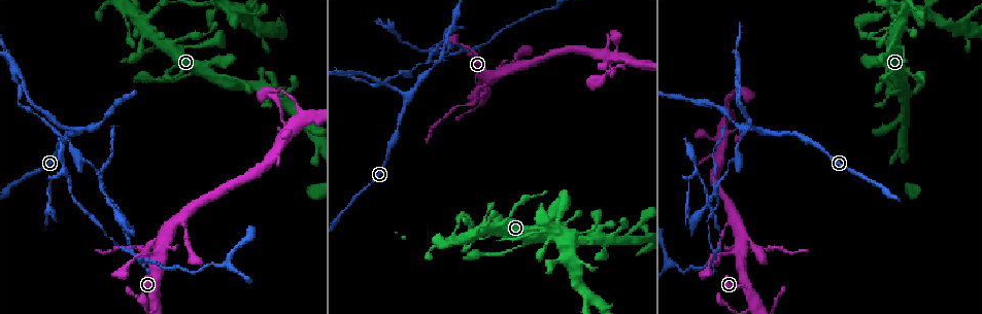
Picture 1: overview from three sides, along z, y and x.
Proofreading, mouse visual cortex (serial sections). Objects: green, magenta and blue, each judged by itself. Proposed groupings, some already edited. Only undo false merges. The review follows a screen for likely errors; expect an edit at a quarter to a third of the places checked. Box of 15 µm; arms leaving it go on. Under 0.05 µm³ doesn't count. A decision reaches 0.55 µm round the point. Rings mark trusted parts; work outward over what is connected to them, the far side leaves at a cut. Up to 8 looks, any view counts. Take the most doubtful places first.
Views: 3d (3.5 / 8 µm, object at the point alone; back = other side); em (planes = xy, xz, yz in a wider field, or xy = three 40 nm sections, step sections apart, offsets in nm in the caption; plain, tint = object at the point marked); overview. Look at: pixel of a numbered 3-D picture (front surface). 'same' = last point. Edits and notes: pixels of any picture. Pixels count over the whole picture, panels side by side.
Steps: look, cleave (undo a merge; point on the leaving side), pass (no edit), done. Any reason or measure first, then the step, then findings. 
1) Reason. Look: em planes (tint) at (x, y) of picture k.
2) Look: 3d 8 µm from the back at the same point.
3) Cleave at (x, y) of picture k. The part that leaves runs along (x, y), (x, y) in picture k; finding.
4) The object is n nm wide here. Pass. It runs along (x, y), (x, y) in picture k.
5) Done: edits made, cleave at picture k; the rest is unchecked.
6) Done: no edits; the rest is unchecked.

Calibre changes. Look: 3d 3.5 µm from the back at (146, 248) of picture 1.

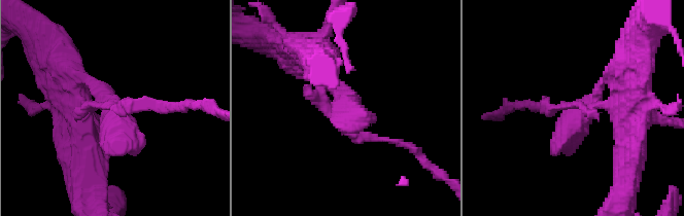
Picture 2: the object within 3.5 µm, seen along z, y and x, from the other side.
Shape alone is not enough. Look: em xy step 1 (tint) at (582, 108) of picture 2.

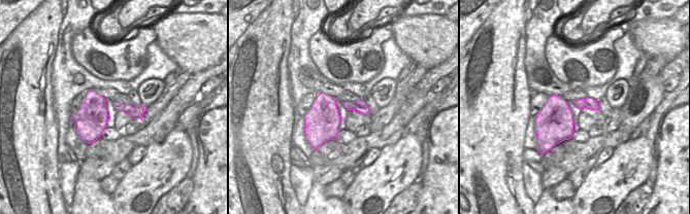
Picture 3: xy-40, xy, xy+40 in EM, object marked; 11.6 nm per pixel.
Cleave at (147, 105) of picture 2. Two cells meet here.

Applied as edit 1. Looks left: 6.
Redraw. Look: overview.

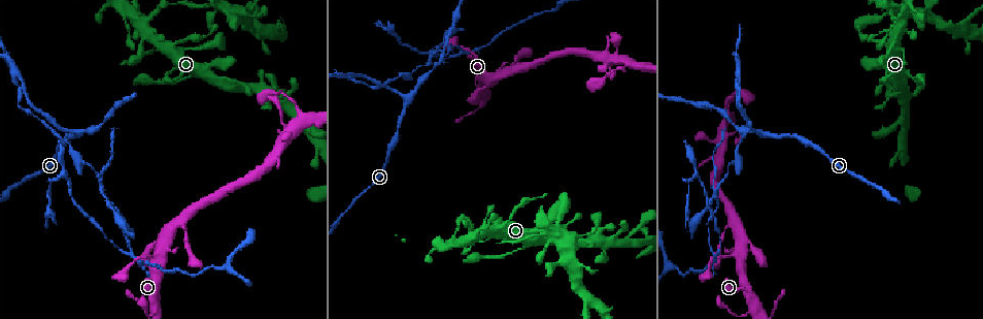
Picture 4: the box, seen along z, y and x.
Look: 3d 3.5 µm at (166, 75) of picture 4.

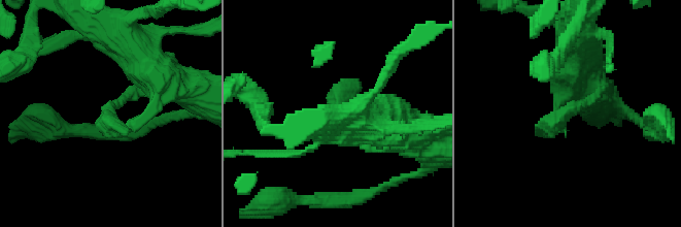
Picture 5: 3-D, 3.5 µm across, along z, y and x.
Need the tissue. Look: em xy step 1 (tint) at (577, 109) of picture 5.

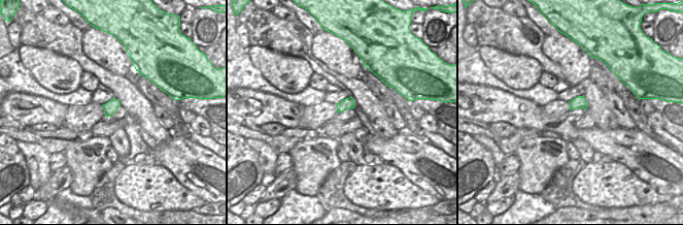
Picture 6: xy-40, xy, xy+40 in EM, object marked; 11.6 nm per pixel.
Pass. It runs along (378, 101), (346, 103), (337, 125) in picture 5; all the same cell.

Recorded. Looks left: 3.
Side arm on a straight run. Look: 3d 3.5 µm from the back at (763, 133) of picture 4.

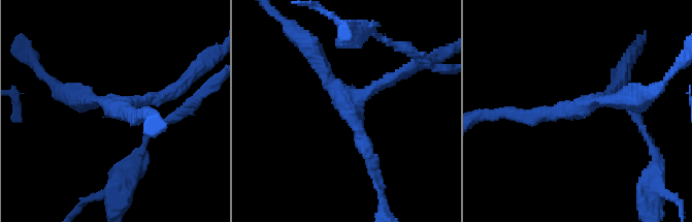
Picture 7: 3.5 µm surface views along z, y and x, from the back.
3 arms meet here; the arms are 150, 200, 200 nm wide; shape alone is not enough. Look: em xy step 1 (tint) at (578, 106) of picture 7.

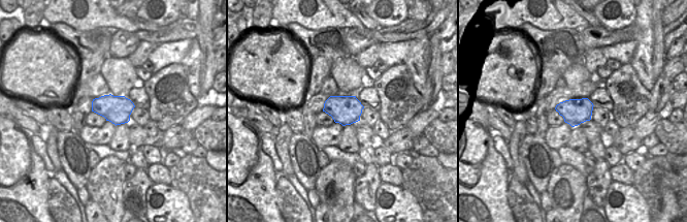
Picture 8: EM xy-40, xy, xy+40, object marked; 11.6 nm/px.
Pass. It runs along (371, 166), (352, 105), (409, 68) in picture 7; all the same cell.

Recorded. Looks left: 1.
Done: edits made, cleave at picture 2; the rest is unchecked.

